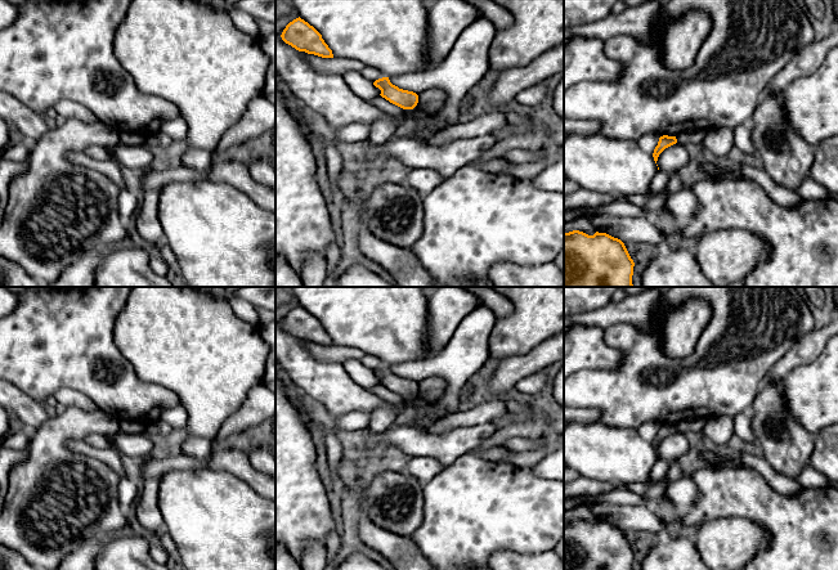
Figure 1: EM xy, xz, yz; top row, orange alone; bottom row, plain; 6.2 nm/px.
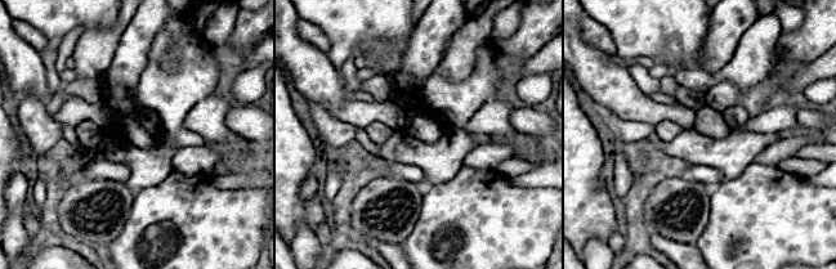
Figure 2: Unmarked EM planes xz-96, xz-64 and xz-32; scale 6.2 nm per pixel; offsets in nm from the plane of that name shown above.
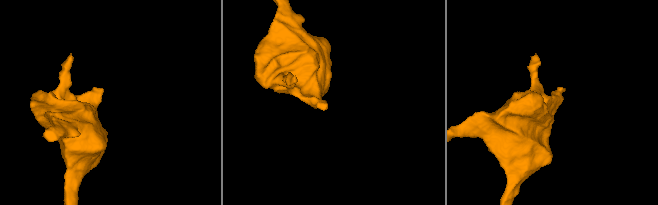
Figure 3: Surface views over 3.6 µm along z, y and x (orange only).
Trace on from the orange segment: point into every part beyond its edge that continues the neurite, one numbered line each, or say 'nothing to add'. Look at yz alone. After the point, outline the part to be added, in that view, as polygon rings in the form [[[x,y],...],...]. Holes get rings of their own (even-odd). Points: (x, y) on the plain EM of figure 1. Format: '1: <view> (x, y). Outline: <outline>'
nothing to add

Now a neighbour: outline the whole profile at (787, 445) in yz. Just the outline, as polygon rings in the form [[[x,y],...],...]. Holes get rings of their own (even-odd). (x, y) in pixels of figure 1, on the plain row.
[[[767,376],[759,385],[749,412],[765,459],[776,472],[796,480],[808,467],[815,436],[790,414],[783,381]]]

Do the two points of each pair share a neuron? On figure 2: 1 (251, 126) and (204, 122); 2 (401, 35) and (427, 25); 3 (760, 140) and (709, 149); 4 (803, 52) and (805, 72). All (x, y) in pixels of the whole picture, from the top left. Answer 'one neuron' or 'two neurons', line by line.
1: two neurons
2: two neurons
3: one neuron
4: two neurons

